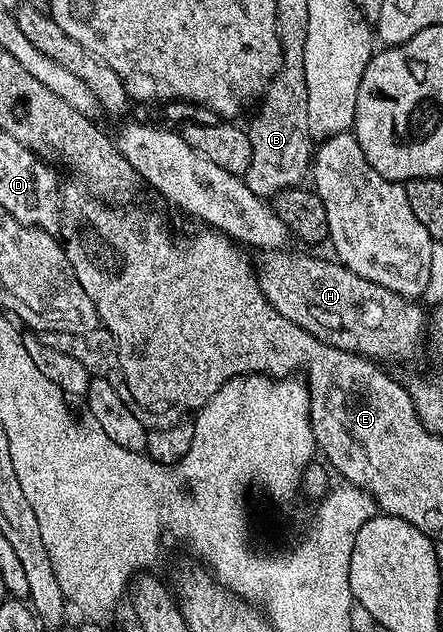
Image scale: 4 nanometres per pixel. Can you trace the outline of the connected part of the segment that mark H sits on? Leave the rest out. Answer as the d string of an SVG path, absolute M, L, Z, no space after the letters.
M293 250L262 251L259 255L261 260L255 263L259 289L263 289L269 304L283 313L287 321L299 325L327 347L364 355L366 359L385 365L389 365L392 359L416 357L425 339L425 319L427 323L427 315L421 312L420 302L404 299L399 293L391 293L391 289L383 289L383 285L375 285L375 281L359 277L359 273L351 273L351 269L344 267L336 258L320 259L317 255L304 255Z

